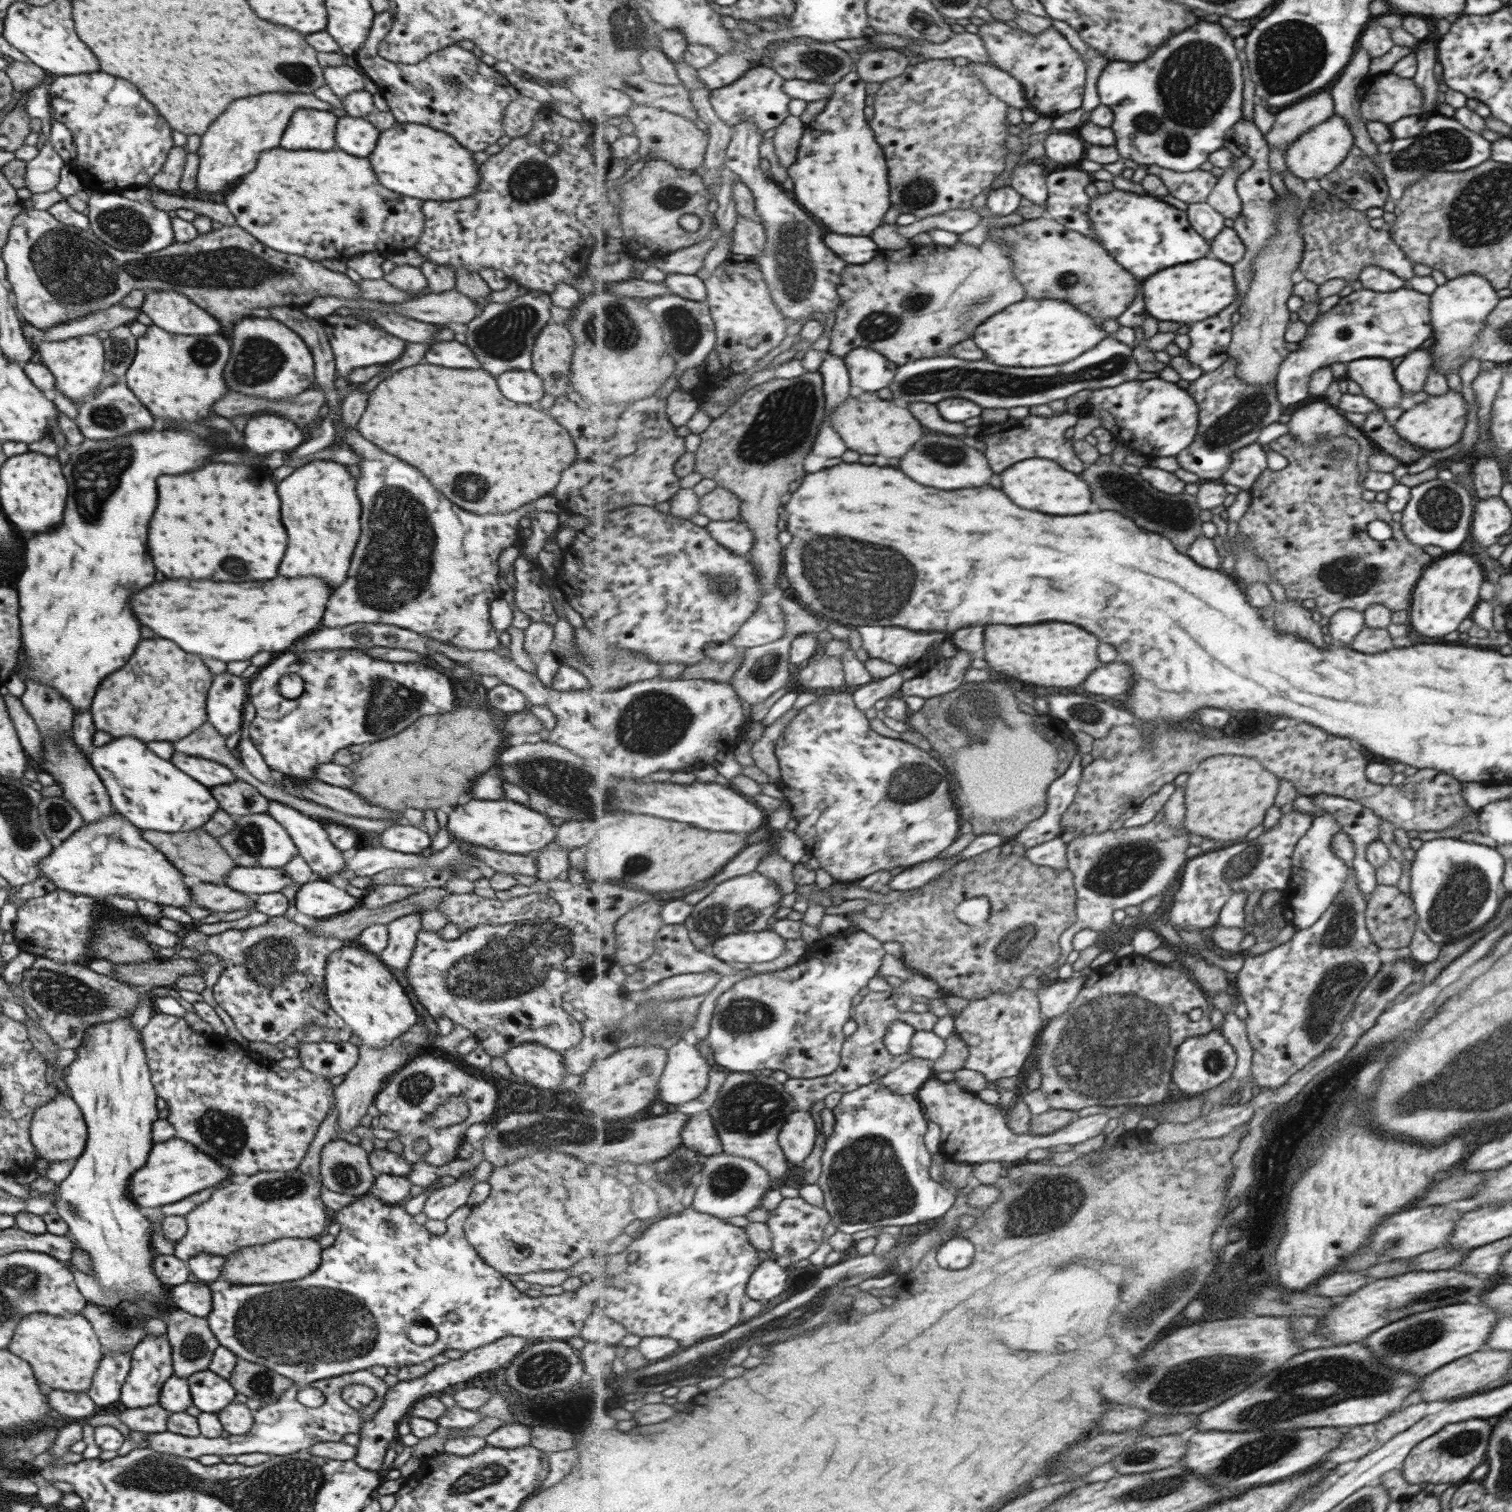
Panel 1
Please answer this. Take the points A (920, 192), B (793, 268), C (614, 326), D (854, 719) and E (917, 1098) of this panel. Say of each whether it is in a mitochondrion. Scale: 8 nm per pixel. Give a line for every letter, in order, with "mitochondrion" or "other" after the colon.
A: mitochondrion
B: mitochondrion
C: mitochondrion
D: other
E: other

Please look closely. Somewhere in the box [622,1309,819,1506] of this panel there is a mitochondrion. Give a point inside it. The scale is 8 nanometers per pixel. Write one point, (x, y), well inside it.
(708, 1362)

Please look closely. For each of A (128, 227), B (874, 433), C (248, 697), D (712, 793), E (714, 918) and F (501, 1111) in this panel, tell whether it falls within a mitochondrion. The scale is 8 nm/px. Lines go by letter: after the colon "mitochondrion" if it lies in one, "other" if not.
A: mitochondrion
B: other
C: other
D: other
E: mitochondrion
F: mitochondrion

